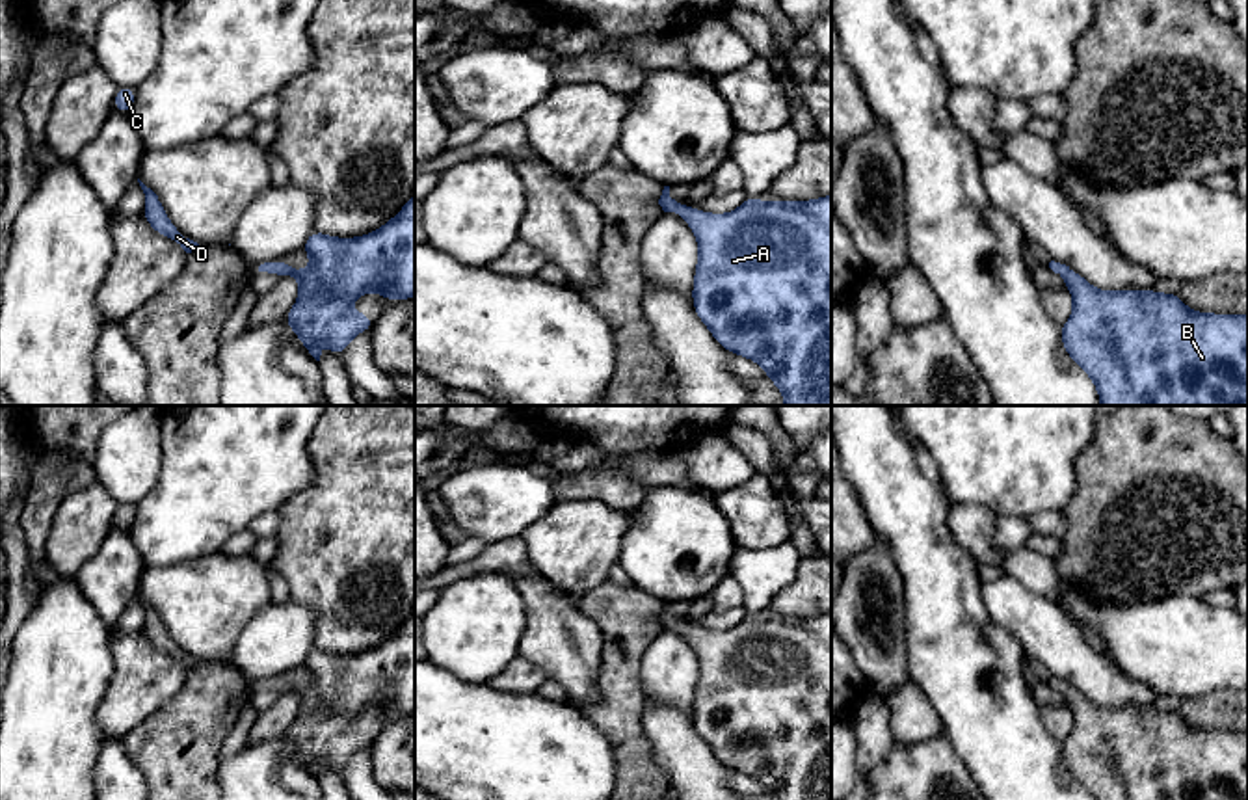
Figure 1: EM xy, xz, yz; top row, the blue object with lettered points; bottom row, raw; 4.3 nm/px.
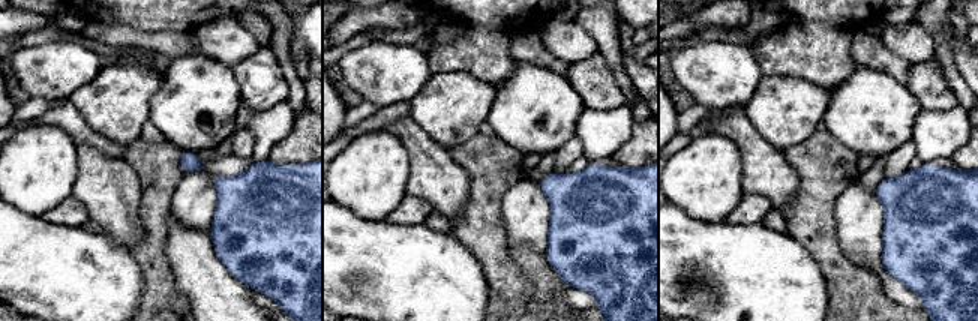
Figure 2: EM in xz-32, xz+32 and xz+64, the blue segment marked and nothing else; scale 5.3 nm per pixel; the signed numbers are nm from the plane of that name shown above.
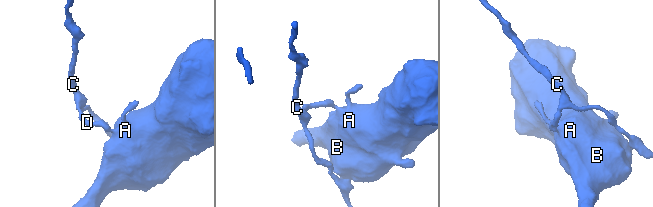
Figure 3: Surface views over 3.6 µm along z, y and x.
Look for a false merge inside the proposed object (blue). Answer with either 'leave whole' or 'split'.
leave whole

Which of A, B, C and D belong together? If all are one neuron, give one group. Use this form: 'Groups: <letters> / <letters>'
Groups: A B C D

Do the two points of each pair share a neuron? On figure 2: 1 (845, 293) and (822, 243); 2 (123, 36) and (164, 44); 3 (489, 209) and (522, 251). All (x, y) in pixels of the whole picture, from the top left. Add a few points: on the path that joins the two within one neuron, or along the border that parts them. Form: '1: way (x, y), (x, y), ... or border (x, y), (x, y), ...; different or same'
1: way (845, 281), (828, 255); same
2: way (134, 38), (153, 41); same
3: border (507, 249), (528, 279); different

